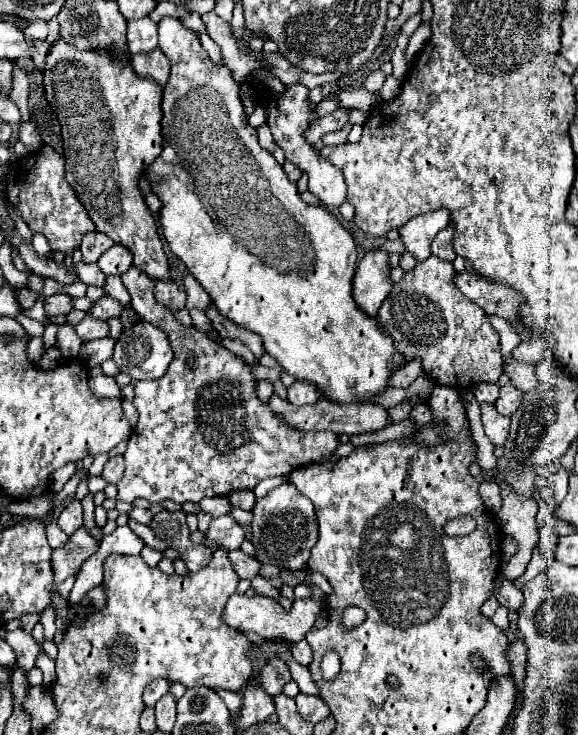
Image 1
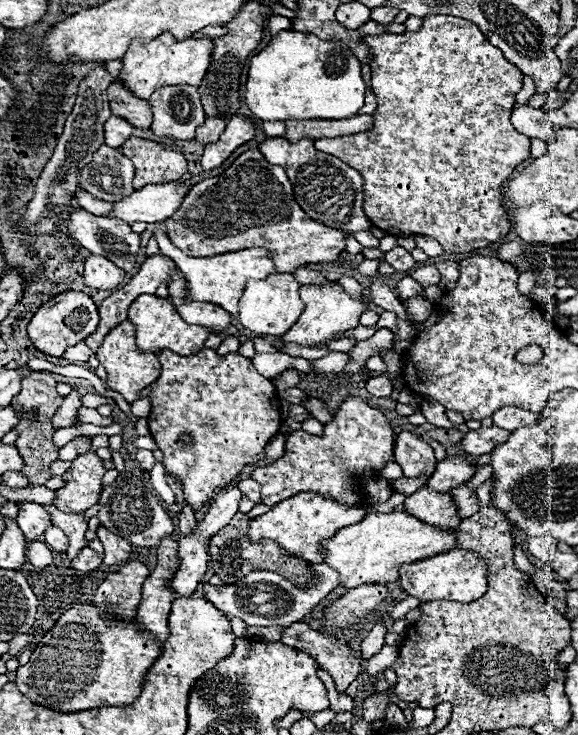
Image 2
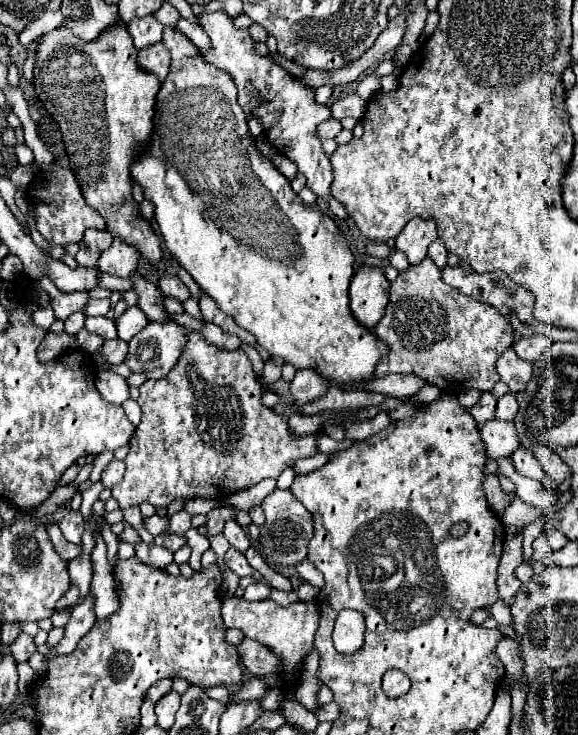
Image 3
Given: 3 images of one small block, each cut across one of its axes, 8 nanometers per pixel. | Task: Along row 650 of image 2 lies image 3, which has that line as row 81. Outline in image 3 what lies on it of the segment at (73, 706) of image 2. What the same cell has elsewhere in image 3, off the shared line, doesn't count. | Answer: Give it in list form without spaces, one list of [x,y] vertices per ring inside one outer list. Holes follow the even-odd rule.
[[[124,22],[108,26],[102,36],[90,42],[60,26],[40,36],[32,48],[36,50],[36,96],[60,126],[72,172],[86,202],[106,218],[106,230],[112,236],[138,248],[142,262],[154,266],[162,258],[160,240],[150,222],[140,216],[140,206],[132,198],[130,164],[136,160],[138,148],[150,140],[154,102],[160,88],[158,76],[138,66],[138,50]]]

